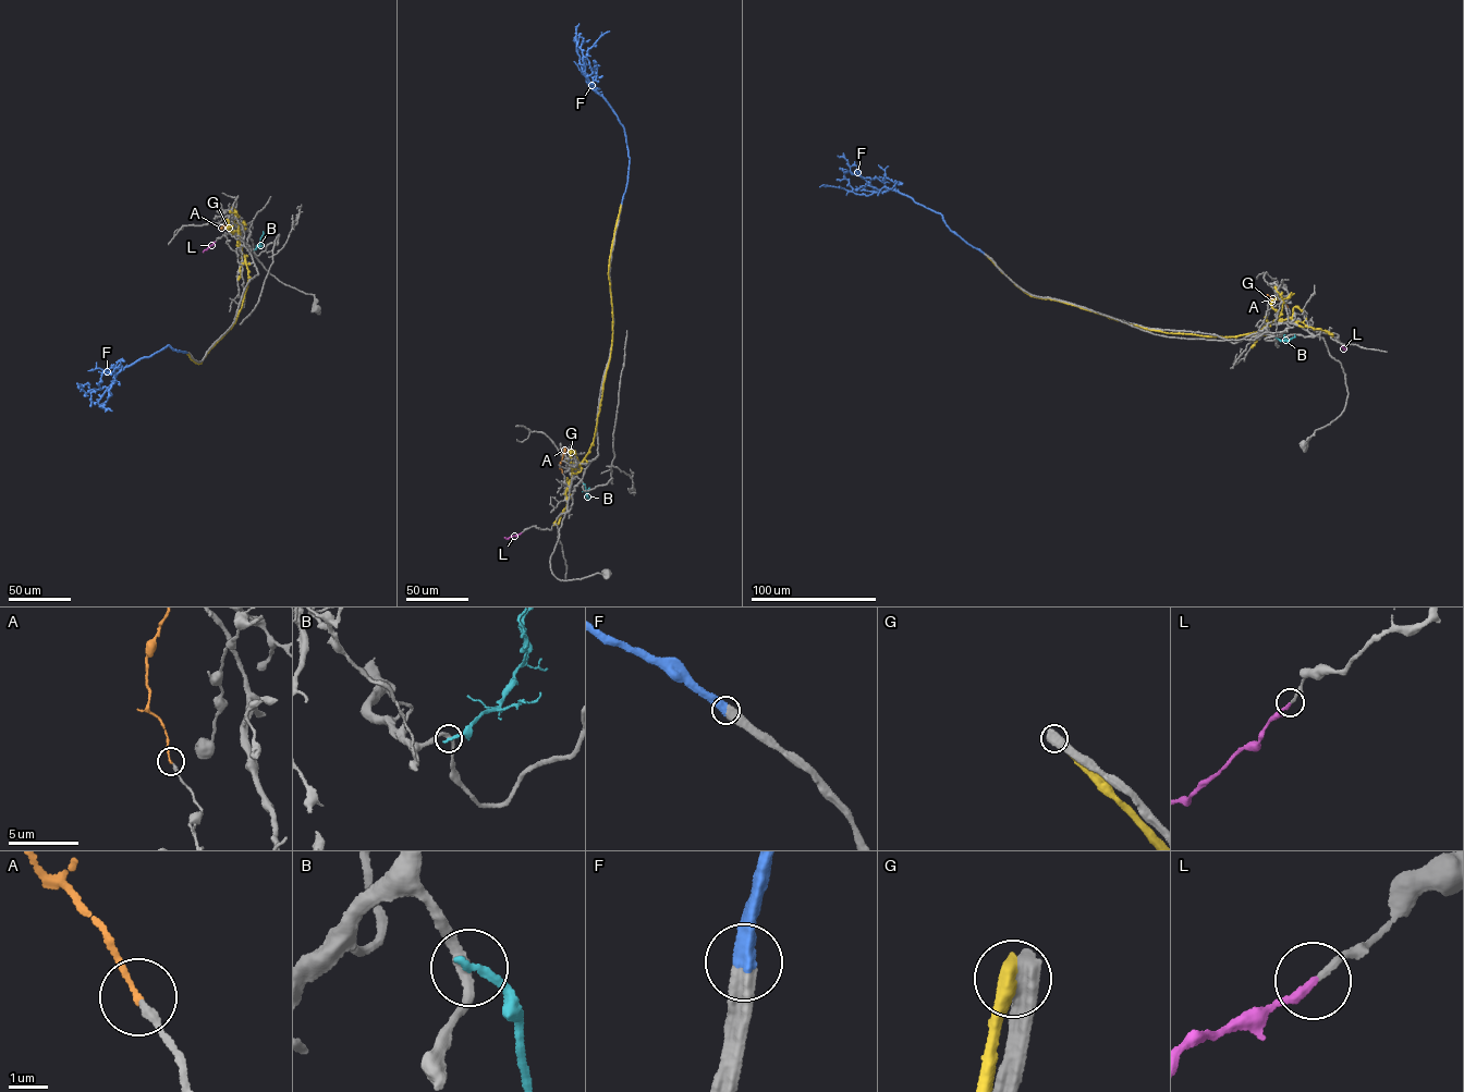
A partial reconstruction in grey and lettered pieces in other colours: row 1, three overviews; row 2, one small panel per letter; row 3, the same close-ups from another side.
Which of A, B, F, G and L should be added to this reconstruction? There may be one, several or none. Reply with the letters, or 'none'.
A, F, L

